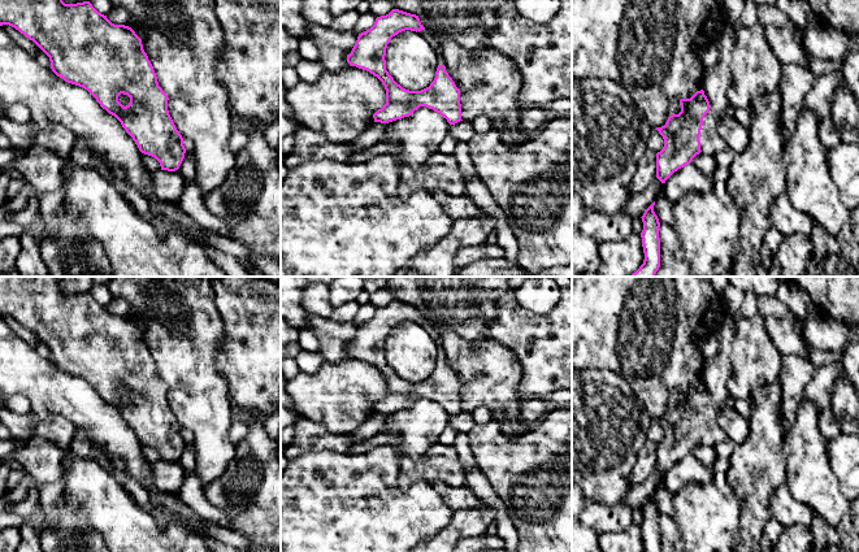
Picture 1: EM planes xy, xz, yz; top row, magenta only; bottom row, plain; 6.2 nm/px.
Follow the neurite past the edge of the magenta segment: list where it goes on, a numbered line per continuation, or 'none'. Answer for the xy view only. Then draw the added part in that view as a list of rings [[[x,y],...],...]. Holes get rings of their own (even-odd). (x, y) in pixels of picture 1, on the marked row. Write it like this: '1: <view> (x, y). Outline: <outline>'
none

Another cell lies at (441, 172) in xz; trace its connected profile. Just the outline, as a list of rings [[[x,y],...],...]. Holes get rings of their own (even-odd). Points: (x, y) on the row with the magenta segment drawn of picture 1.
[[[437,152],[424,165],[405,171],[398,183],[396,195],[407,197],[417,190],[465,194],[464,177],[455,156]]]

